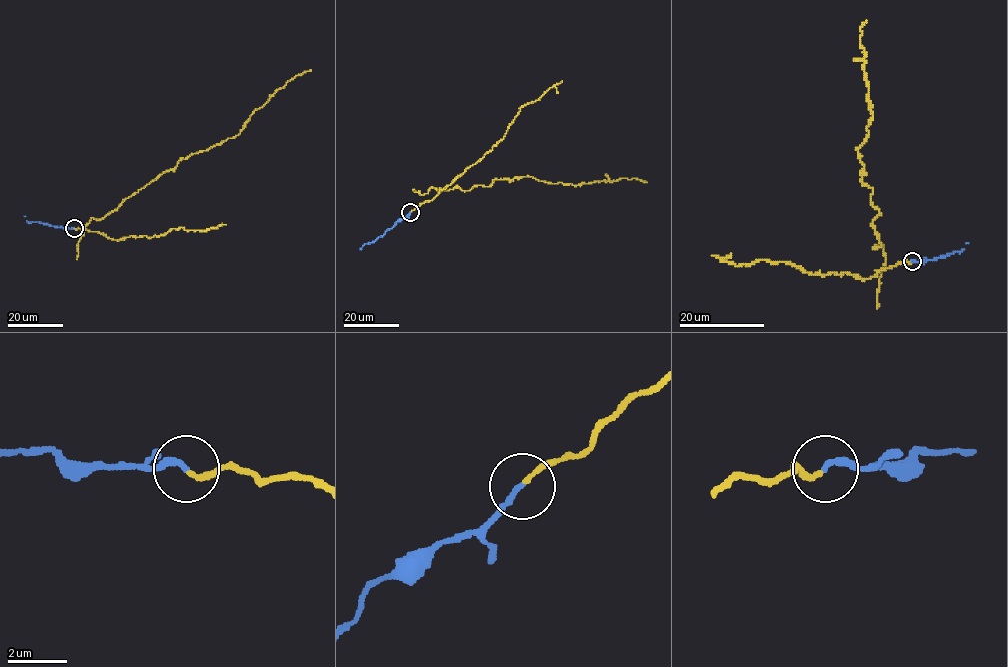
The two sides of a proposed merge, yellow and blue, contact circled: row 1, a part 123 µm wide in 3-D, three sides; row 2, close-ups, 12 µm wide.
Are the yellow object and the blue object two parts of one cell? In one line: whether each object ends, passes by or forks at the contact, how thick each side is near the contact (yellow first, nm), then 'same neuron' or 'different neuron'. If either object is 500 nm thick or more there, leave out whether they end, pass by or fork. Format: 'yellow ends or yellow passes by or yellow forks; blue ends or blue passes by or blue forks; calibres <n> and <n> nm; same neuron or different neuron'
yellow ends; blue ends; calibres 170 and 200 nm; different neuron

